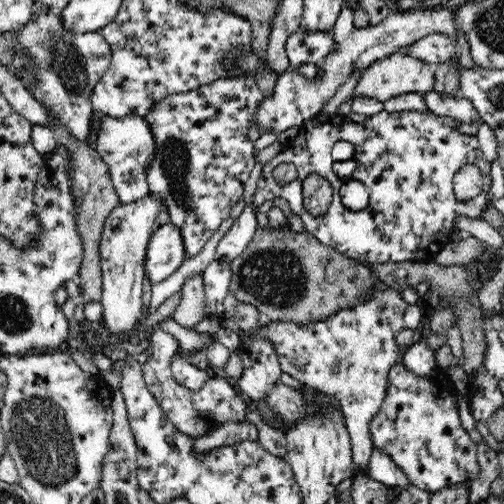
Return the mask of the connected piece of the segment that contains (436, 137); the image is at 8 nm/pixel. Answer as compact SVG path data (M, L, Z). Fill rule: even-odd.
M382 109L382 112L374 116L363 118L359 124L338 113L318 112L311 117L299 126L296 136L286 142L282 152L263 166L252 206L245 206L218 243L214 260L202 276L206 314L209 316L226 314L222 301L230 290L234 260L246 250L248 243L254 238L257 227L254 214L257 208L263 201L271 202L275 196L282 196L289 202L291 212L302 219L304 230L322 244L366 266L434 261L436 254L452 242L454 230L457 230L454 220L462 216L476 220L481 218L481 214L489 205L494 204L490 199L490 161L484 157L477 136L462 134L459 130L461 123L452 116L420 110L388 112ZM339 140L346 140L353 146L353 159L357 165L350 179L364 182L370 192L370 202L364 210L353 211L346 208L338 194L346 180L332 171L334 159L330 156L330 150ZM282 162L290 162L298 168L298 178L288 182L286 186L274 180L274 168ZM468 163L480 167L484 184L478 197L462 201L455 195L453 176L463 164ZM309 172L325 176L334 187L334 196L328 212L318 218L314 218L303 207L302 179Z

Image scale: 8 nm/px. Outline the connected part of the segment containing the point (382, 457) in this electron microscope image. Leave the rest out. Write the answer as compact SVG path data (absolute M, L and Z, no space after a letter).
M375 449L369 460L368 476L384 486L392 489L404 489L411 483L396 463L385 453L385 451Z

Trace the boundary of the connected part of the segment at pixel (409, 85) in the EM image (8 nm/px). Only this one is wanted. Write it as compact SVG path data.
M396 53L383 60L372 63L358 82L354 95L372 96L382 102L408 93L427 93L435 85L435 71L430 63L424 63L402 53Z

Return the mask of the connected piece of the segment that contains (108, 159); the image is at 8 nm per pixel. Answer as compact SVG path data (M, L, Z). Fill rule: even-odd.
M108 115L100 117L95 149L109 168L110 178L120 205L138 202L148 194L145 172L154 158L154 137L144 118L134 115L124 118Z

